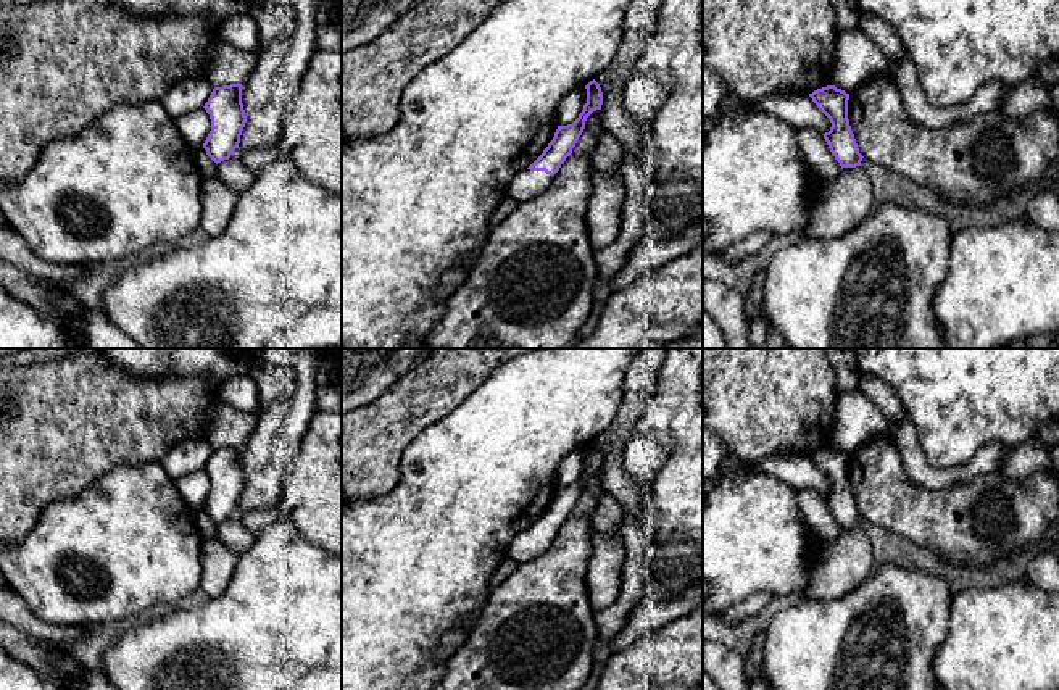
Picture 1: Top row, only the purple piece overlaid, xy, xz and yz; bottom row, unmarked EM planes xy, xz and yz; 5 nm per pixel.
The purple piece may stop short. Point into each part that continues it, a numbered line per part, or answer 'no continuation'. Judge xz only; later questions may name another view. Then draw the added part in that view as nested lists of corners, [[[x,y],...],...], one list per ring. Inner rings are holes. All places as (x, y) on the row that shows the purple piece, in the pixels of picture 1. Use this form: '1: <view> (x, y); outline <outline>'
1: xz (526, 184); outline [[[524,169],[511,179],[506,195],[519,205],[530,197],[542,193],[551,181],[553,176],[545,171]]]

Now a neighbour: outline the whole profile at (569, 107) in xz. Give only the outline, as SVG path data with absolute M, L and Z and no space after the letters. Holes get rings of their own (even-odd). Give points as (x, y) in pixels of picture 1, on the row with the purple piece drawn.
M572 92L561 98L556 108L556 118L559 126L572 124L583 110L583 100L580 92Z

